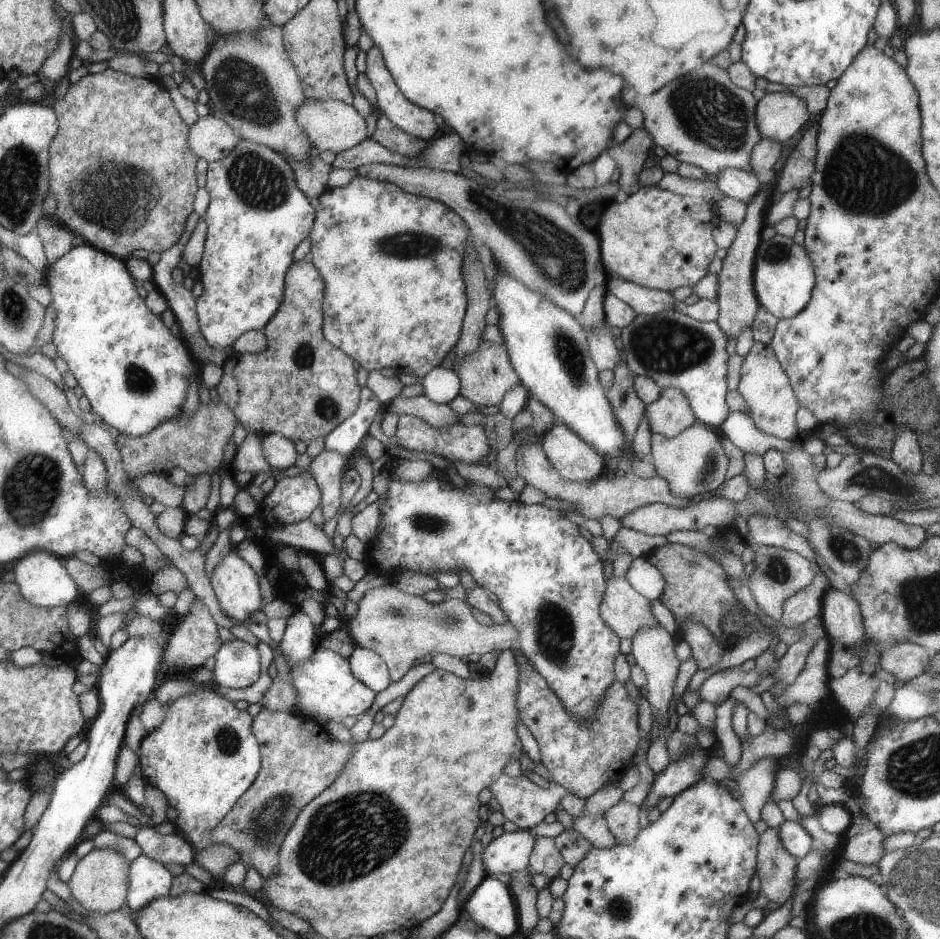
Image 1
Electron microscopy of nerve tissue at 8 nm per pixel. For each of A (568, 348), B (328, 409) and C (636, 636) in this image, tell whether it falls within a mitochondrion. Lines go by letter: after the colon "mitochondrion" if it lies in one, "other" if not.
A: mitochondrion
B: mitochondrion
C: other

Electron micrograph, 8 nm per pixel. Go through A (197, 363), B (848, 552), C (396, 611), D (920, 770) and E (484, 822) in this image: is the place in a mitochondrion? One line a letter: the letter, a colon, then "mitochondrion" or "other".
A: other
B: mitochondrion
C: mitochondrion
D: mitochondrion
E: other

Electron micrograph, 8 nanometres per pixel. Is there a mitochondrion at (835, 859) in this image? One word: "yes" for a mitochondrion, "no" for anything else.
no

